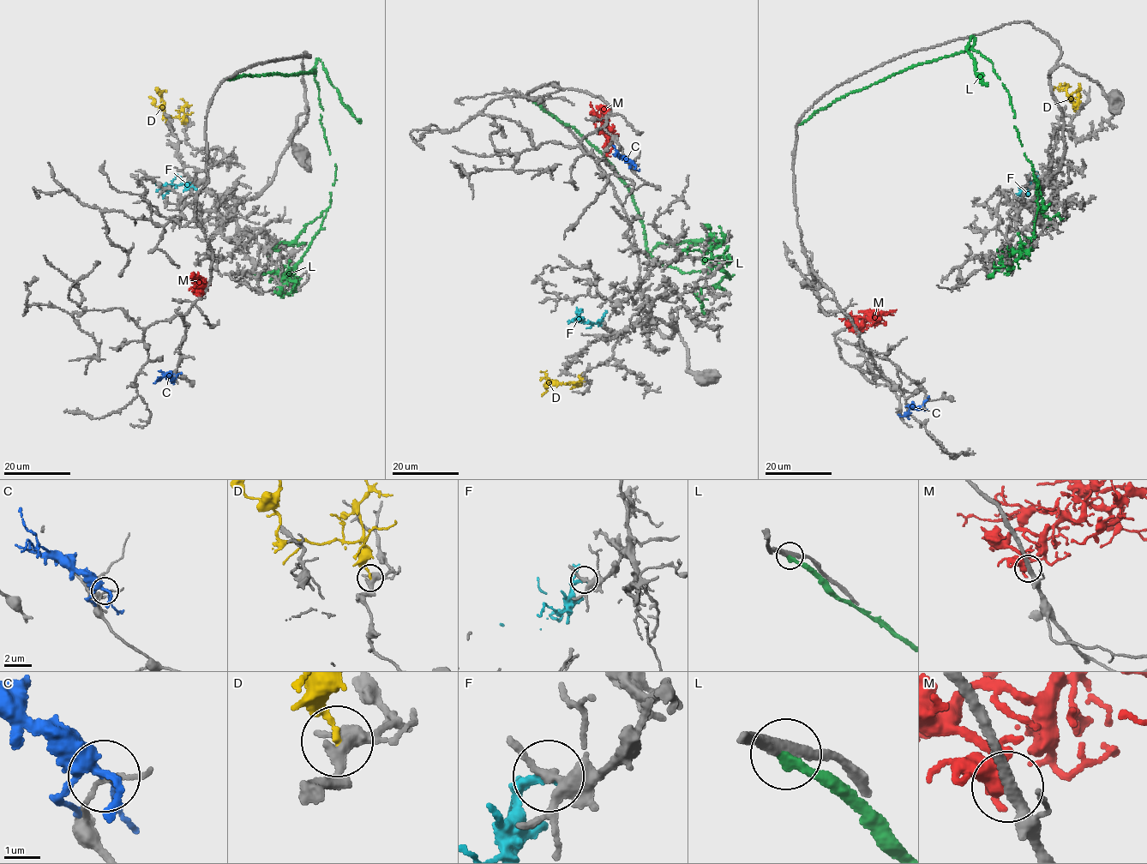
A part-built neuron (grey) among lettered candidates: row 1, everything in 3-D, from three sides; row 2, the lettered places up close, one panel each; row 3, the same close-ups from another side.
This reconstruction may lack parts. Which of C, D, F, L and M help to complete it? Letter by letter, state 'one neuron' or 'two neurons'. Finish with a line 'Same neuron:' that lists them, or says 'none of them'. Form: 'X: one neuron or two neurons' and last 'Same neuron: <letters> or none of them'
C: two neurons
D: two neurons
F: two neurons
L: two neurons
M: two neurons
Same neuron: none of them

